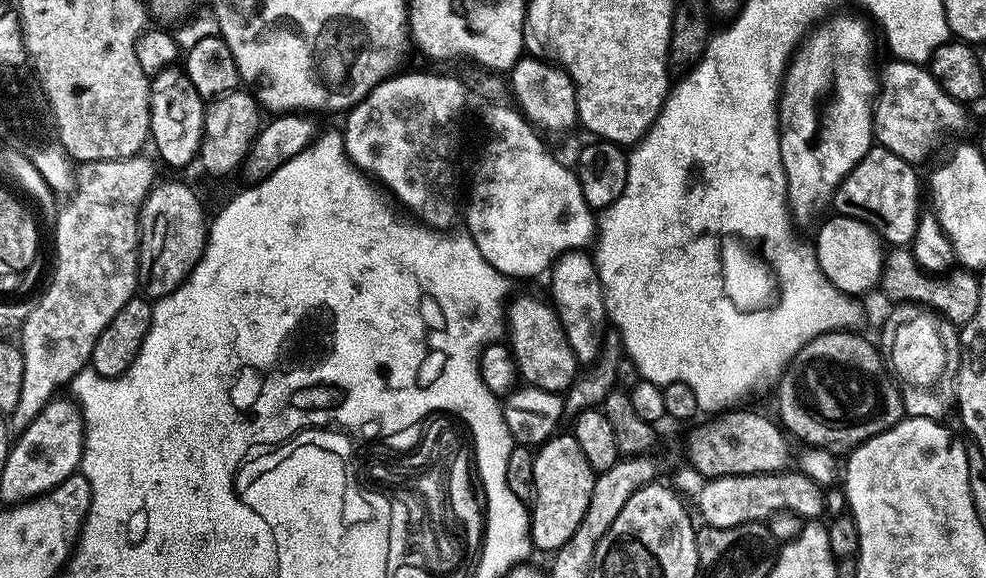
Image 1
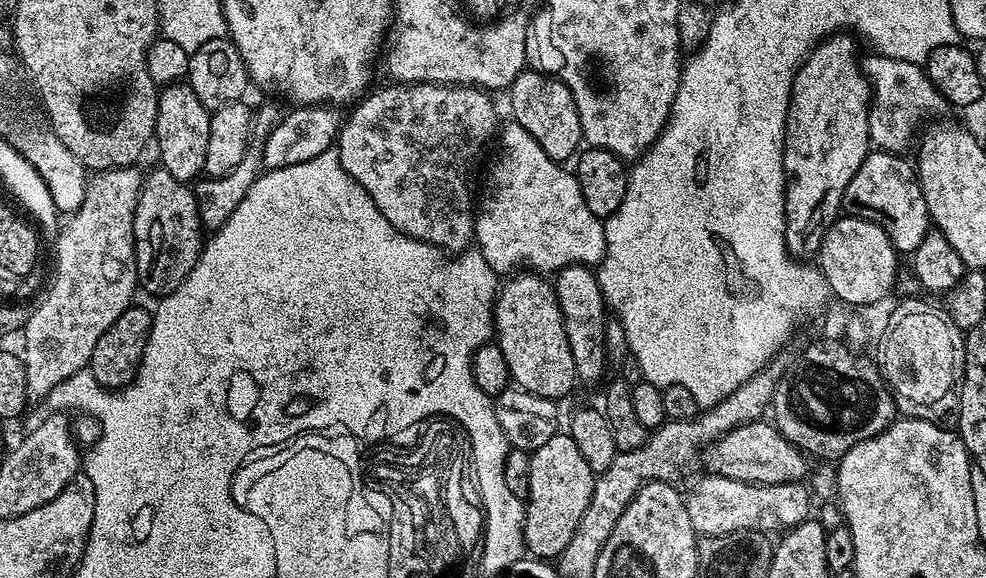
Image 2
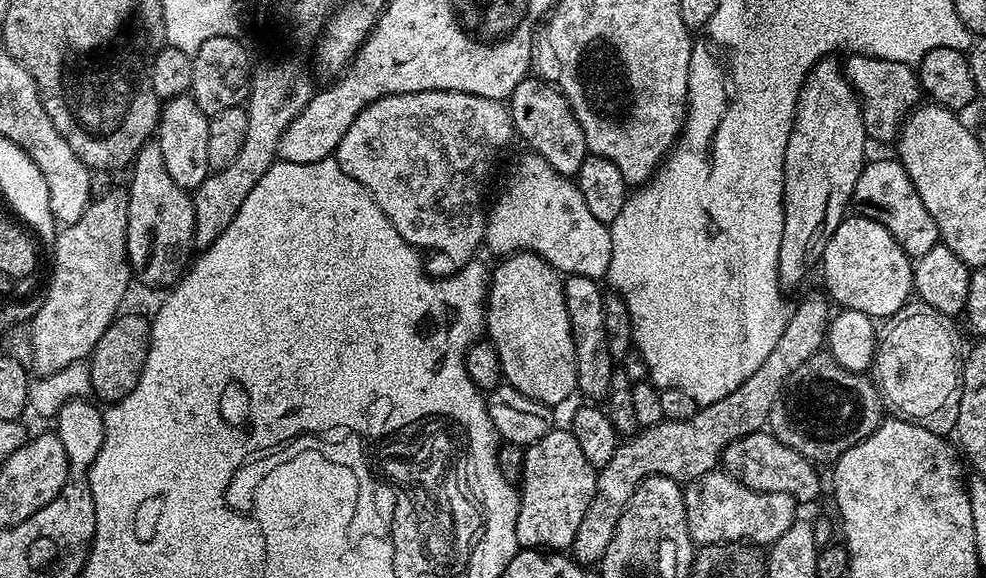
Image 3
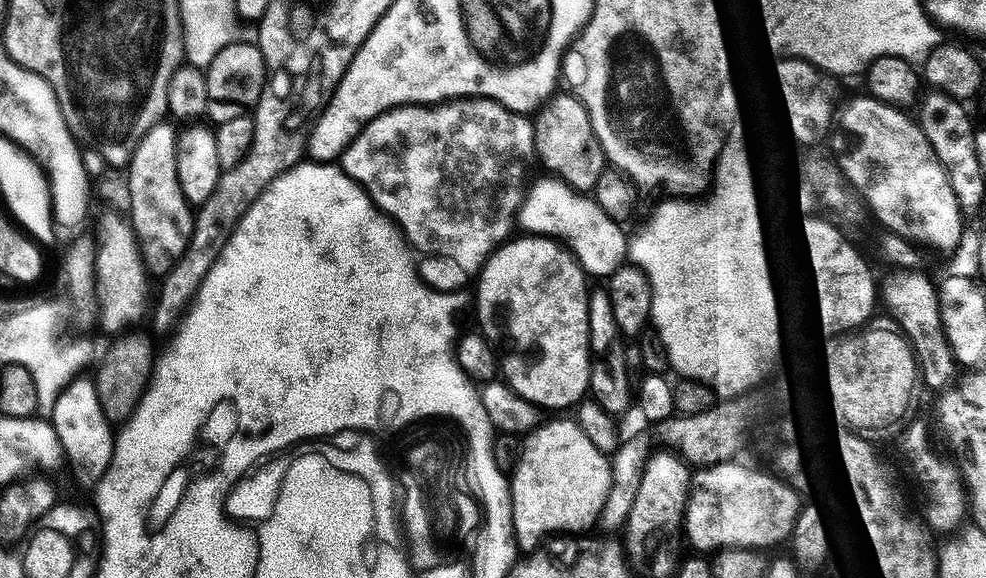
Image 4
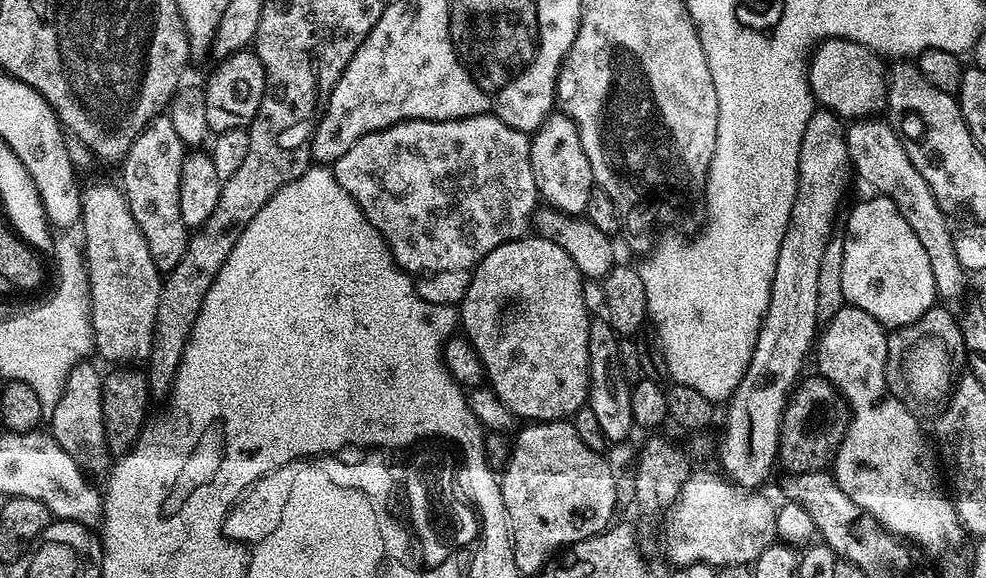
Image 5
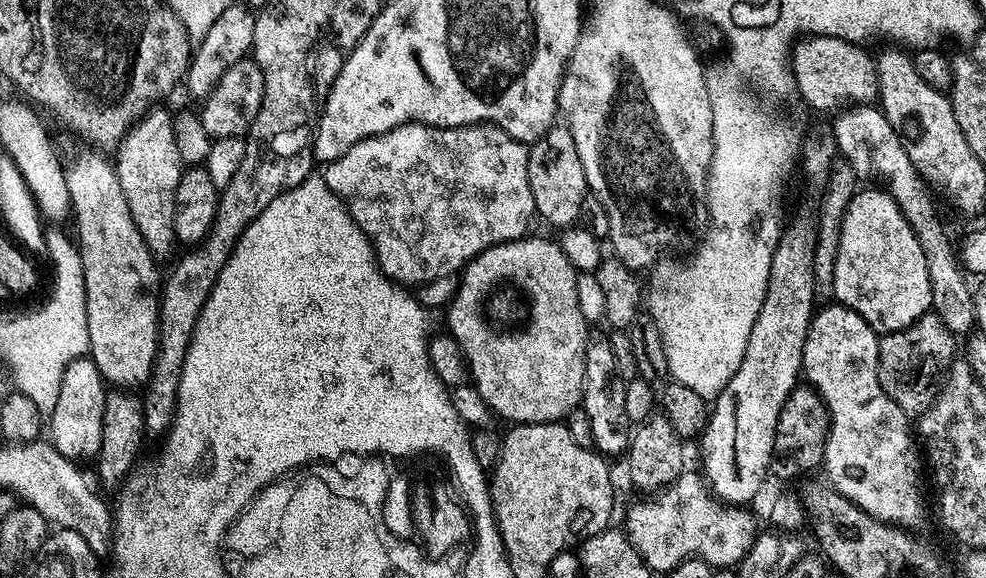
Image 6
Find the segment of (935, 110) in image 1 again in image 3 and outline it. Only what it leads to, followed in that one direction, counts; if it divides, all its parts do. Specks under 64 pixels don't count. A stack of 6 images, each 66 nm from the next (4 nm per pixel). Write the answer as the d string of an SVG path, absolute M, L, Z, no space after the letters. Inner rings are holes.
M851 53L849 57L844 62L845 76L861 102L865 137L876 142L893 141L899 133L902 115L929 103L930 93L920 77L919 67L905 60L882 59L864 53Z

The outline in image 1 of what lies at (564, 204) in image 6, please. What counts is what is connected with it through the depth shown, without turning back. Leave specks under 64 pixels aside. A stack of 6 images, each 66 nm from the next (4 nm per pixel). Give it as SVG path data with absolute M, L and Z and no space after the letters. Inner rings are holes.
M531 54L521 55L520 61L510 70L510 96L511 99L516 99L515 107L522 113L524 119L545 133L548 131L564 134L572 130L572 127L577 127L574 82L563 68L547 59Z

